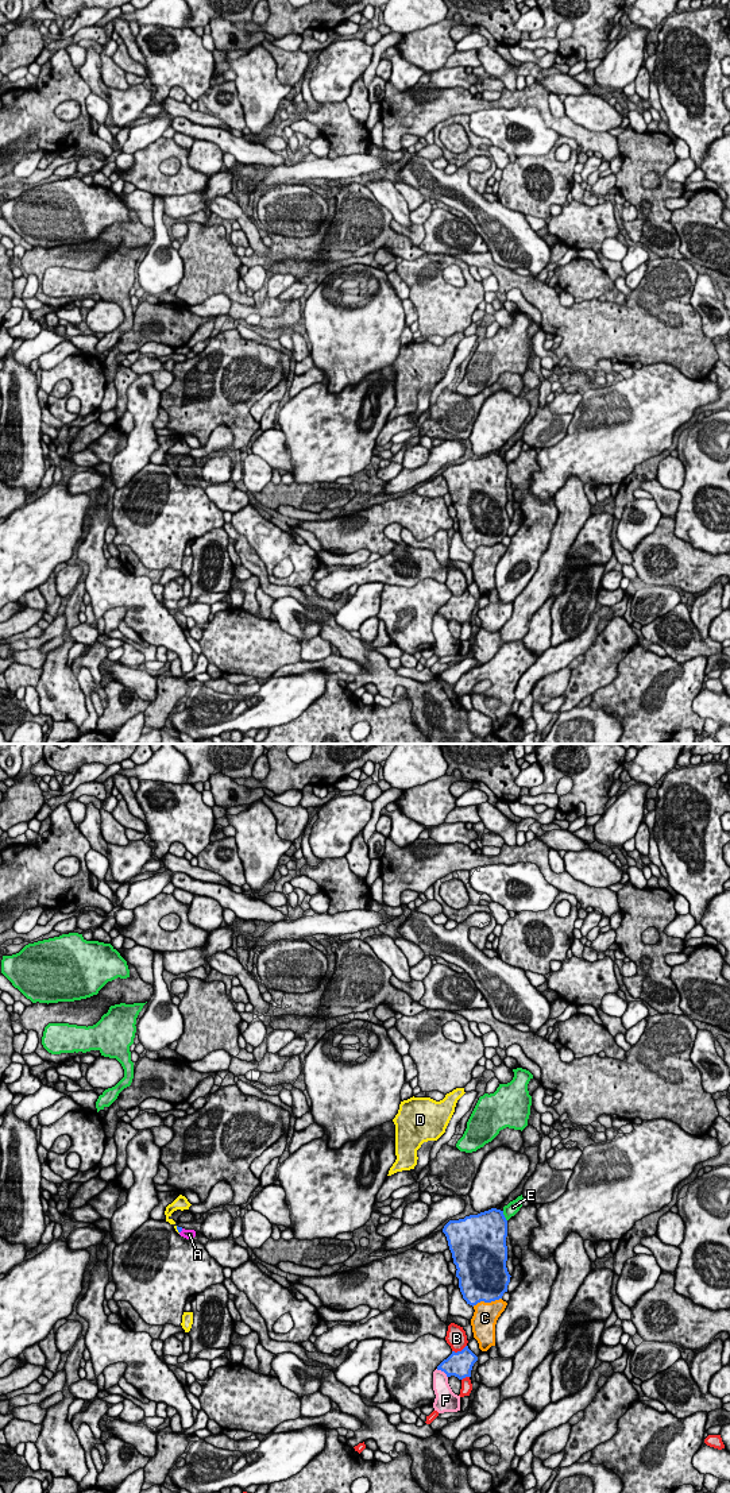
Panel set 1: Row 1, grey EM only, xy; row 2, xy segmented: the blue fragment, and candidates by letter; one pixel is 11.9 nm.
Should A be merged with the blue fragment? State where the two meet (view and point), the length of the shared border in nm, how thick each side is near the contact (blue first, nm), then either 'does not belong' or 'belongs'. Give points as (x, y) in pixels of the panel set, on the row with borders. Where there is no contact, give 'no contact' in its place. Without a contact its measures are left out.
xy (181, 1230) | 70 nm | 60/130 nm | belongs

